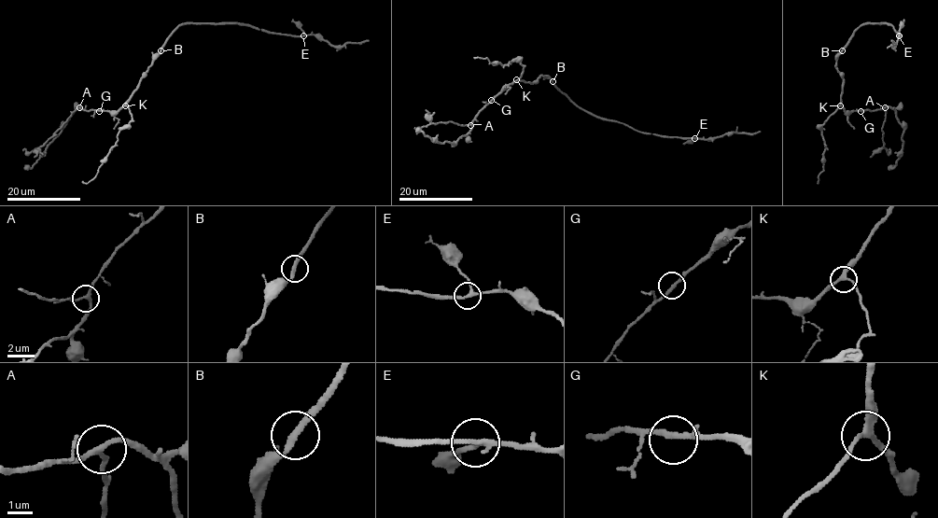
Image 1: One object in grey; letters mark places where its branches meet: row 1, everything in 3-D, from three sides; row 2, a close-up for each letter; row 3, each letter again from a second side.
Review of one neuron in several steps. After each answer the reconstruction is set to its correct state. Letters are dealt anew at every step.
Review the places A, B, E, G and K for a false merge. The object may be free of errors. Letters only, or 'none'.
none

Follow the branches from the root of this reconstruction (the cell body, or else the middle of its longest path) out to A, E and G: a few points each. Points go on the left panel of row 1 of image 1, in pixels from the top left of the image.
A: (162, 47), (138, 89), (117, 111), (79, 107)
E: (162, 47), (169, 36), (186, 23), (243, 23), (271, 33), (302, 36)
G: (162, 47), (131, 98), (117, 111), (99, 111)

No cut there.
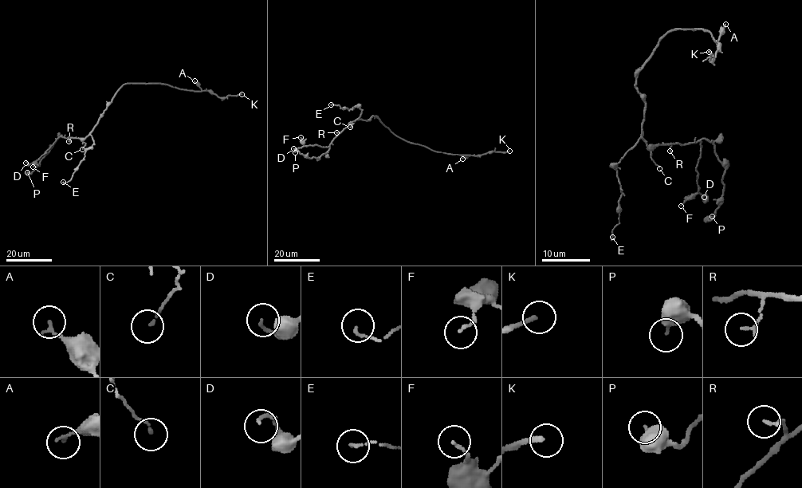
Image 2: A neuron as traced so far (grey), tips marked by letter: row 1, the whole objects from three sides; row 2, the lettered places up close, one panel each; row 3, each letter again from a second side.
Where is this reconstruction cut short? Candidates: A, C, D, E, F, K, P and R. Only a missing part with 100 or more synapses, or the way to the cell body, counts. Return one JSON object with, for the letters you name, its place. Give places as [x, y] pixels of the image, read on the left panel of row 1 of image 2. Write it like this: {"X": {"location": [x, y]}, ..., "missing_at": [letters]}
{"K": {"location": [241, 94]}, "missing_at": ["K"]}

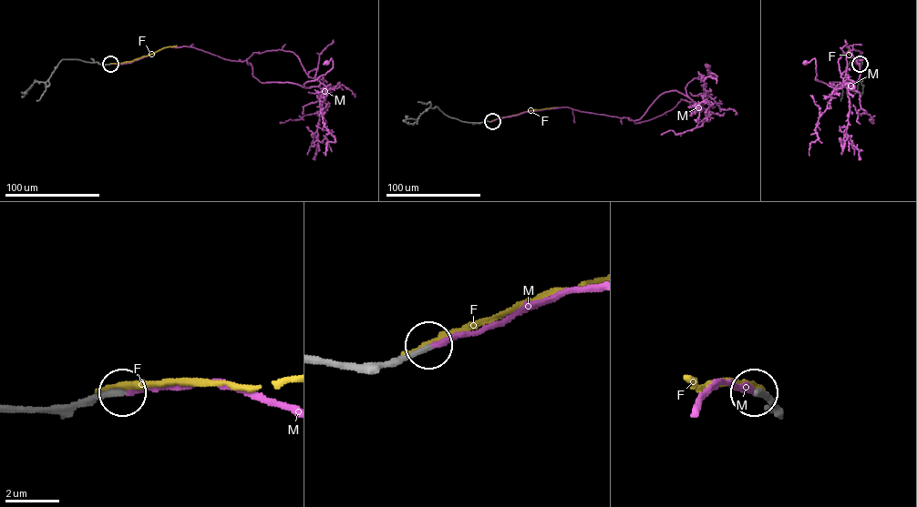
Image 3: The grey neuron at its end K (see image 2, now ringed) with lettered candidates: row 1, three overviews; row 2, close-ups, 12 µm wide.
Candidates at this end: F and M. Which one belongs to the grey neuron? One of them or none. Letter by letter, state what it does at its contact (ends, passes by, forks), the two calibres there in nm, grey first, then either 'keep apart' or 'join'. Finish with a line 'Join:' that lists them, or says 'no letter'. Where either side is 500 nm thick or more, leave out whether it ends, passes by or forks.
F: it ends; calibres 280 and 240 nm; keep apart
M: it ends; calibres 220 and 240 nm; join
Join: M

